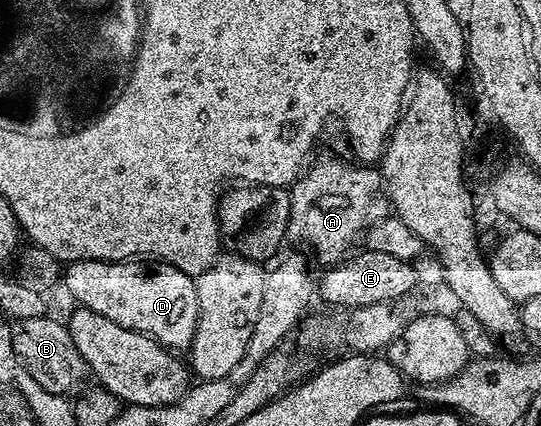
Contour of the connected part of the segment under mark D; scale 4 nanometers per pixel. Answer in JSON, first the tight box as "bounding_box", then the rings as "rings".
{"bounding_box":[64,259,198,349],"rings":[[[85,259],[69,264],[64,279],[65,275],[73,302],[108,317],[108,321],[151,335],[157,343],[171,349],[189,348],[194,340],[198,285],[180,269],[157,261],[105,263],[103,259]]]}

